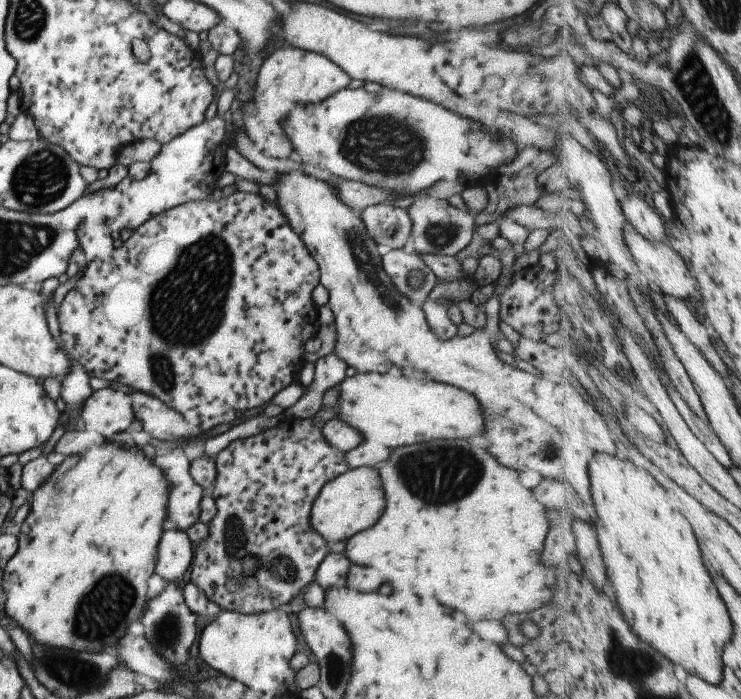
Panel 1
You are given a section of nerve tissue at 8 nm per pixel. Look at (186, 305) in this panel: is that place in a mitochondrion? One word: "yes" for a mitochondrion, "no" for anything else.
yes

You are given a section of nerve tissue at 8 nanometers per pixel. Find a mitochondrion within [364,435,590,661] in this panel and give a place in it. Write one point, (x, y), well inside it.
(432, 476)

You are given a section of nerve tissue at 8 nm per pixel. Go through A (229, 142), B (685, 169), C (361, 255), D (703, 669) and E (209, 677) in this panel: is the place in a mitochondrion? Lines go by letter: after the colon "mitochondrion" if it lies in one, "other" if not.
A: other
B: other
C: mitochondrion
D: other
E: other

